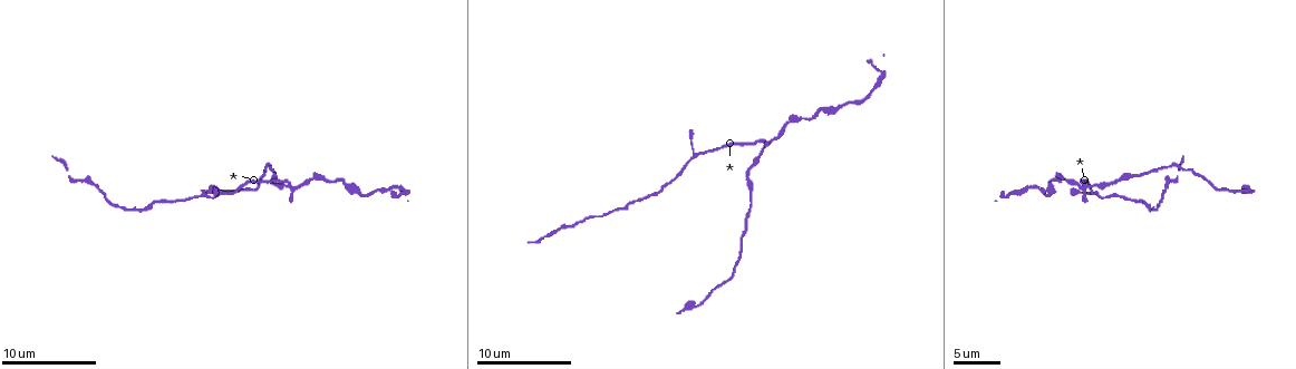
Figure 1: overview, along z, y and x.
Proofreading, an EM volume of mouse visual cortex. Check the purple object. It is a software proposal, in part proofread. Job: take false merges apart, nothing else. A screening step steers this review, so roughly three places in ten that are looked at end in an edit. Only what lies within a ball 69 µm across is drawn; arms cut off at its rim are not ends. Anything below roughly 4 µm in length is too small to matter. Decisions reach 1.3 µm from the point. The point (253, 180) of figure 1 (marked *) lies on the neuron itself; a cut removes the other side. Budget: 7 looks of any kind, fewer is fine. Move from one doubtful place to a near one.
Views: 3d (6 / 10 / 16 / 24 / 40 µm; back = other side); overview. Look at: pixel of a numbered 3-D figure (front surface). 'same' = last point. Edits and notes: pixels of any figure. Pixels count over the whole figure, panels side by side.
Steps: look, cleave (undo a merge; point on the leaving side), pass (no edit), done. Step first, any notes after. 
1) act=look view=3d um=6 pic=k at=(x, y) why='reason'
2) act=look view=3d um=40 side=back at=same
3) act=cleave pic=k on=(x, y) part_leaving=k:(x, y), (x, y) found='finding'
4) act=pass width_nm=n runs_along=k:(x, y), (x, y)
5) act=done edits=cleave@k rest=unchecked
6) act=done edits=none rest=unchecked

act=look view=3d um=16 pic=1 at=(1049, 195) why='thick turns thin'

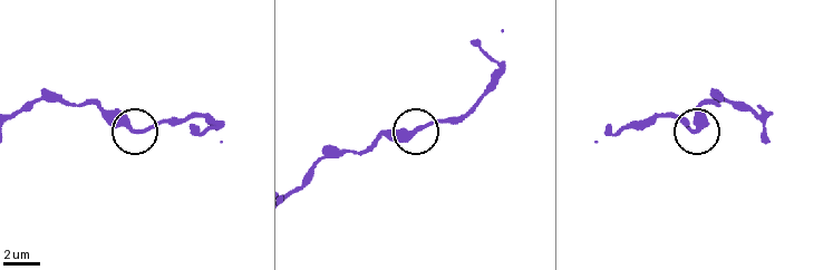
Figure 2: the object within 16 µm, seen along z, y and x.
act=pass width_nm=280 found='continuous, no second neuron'

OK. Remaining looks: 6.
act=look view=3d um=16 pic=1 at=(1086, 187) why='four or more arms meet'

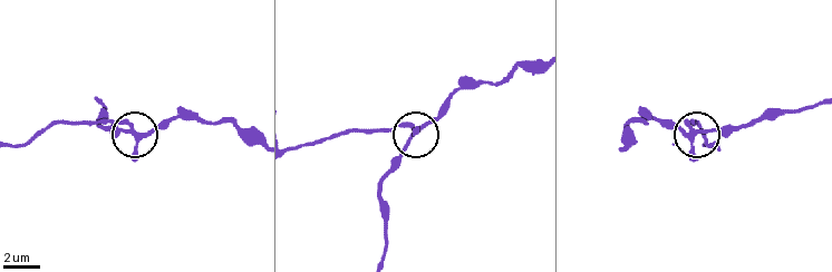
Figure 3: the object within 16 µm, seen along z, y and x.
act=look view=3d um=16 side=back pic=3 at=(694, 133)

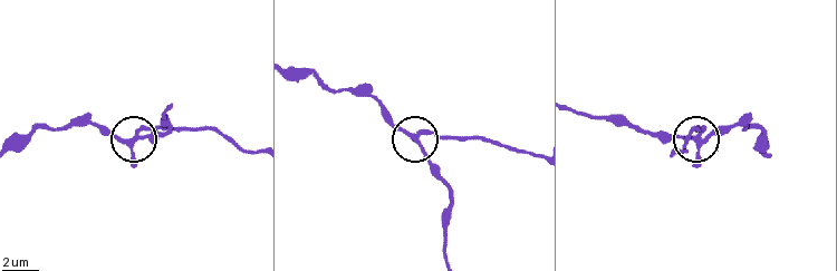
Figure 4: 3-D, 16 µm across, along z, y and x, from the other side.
act=pass arms=4 found='one neuron here'

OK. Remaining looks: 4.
act=look view=3d um=16 pic=1 at=(557, 231) why='three arms meet'

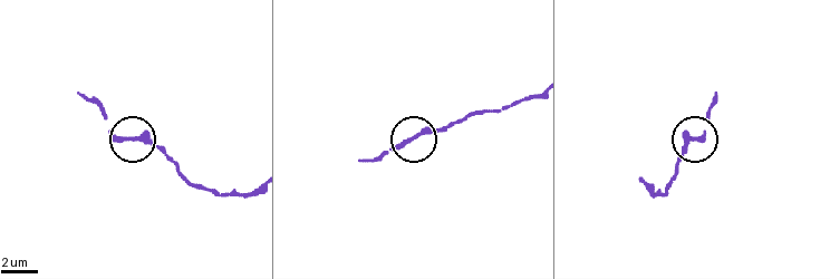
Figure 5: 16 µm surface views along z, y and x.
act=look view=3d um=16 side=back pic=5 at=(693, 137)

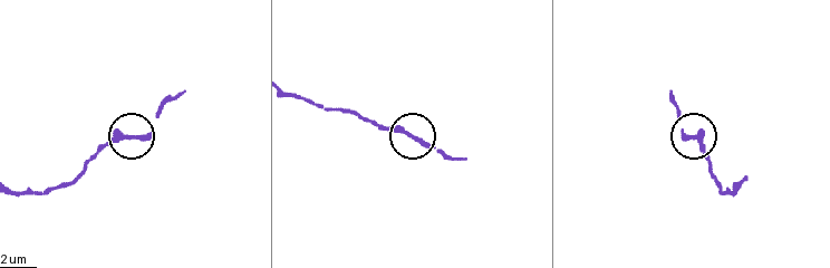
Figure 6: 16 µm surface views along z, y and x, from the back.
act=pass runs_along=6:(290, 92), (330, 111), (357, 113), (441, 151) found='one neuron here'

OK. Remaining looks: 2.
act=done edits=none rest=unchecked

